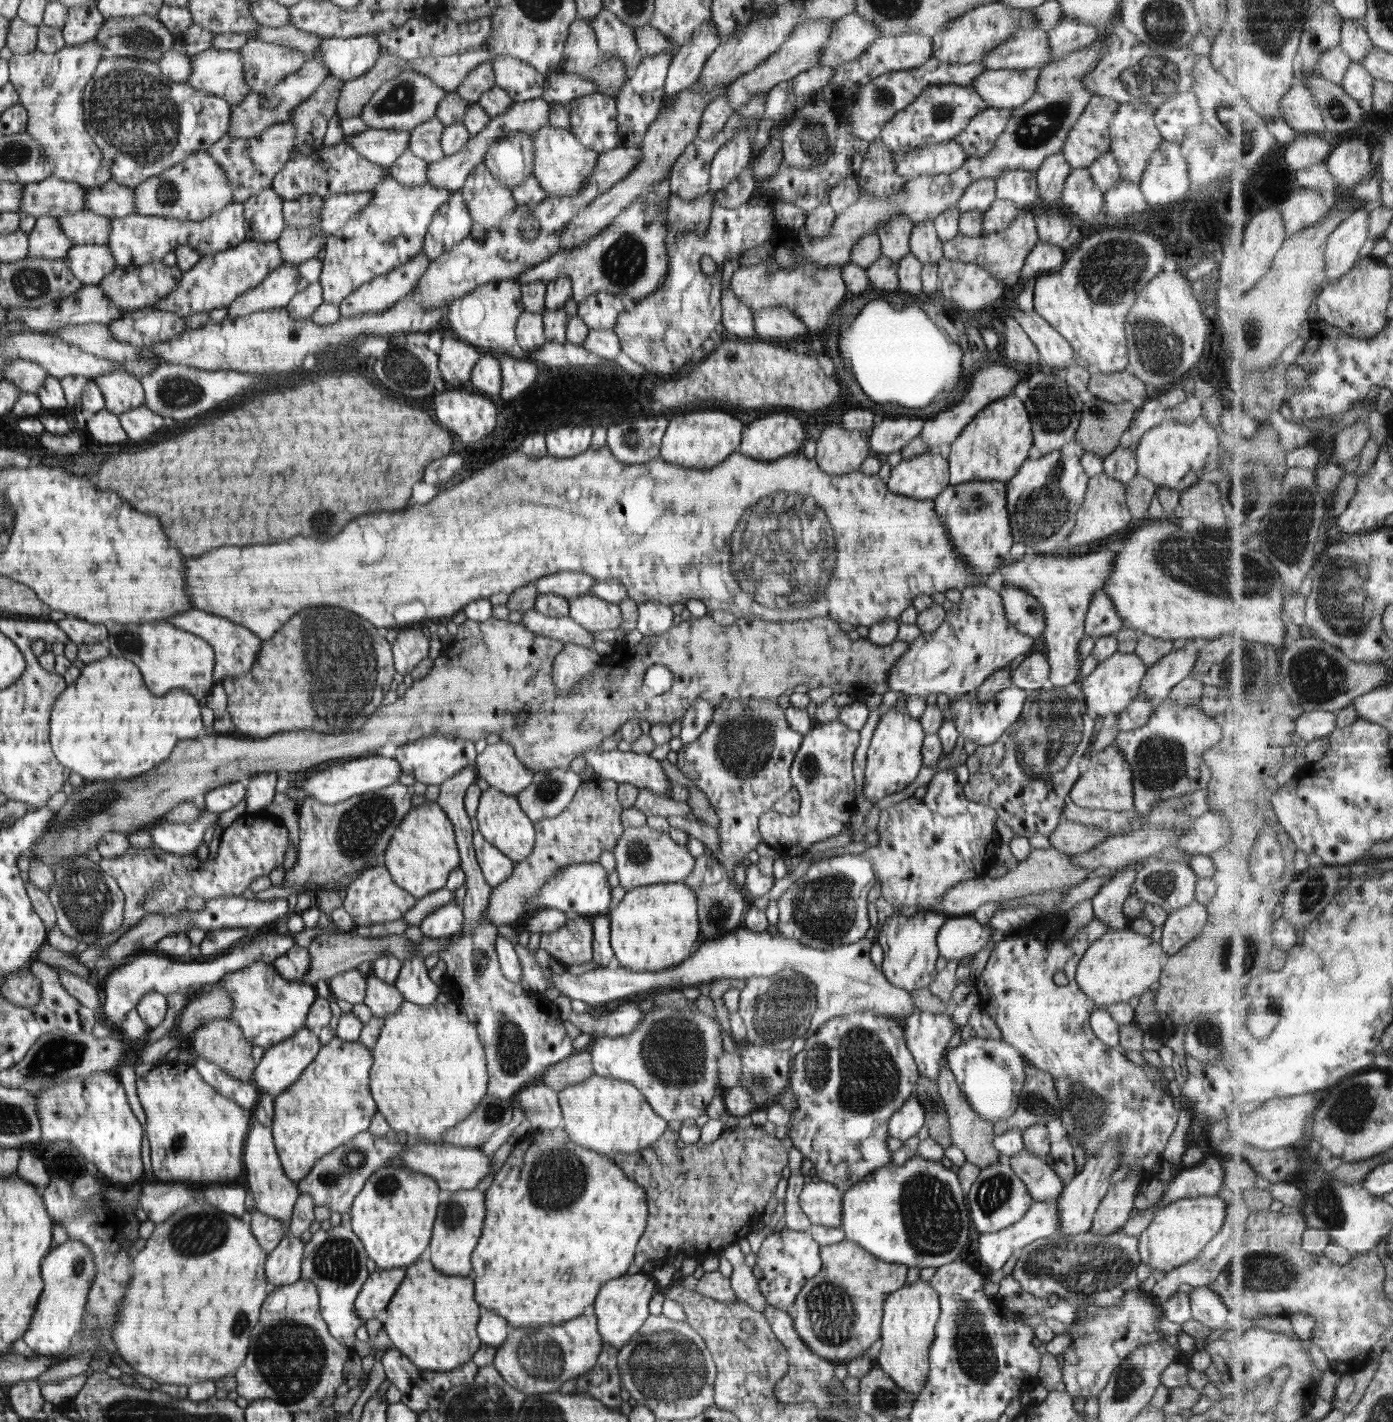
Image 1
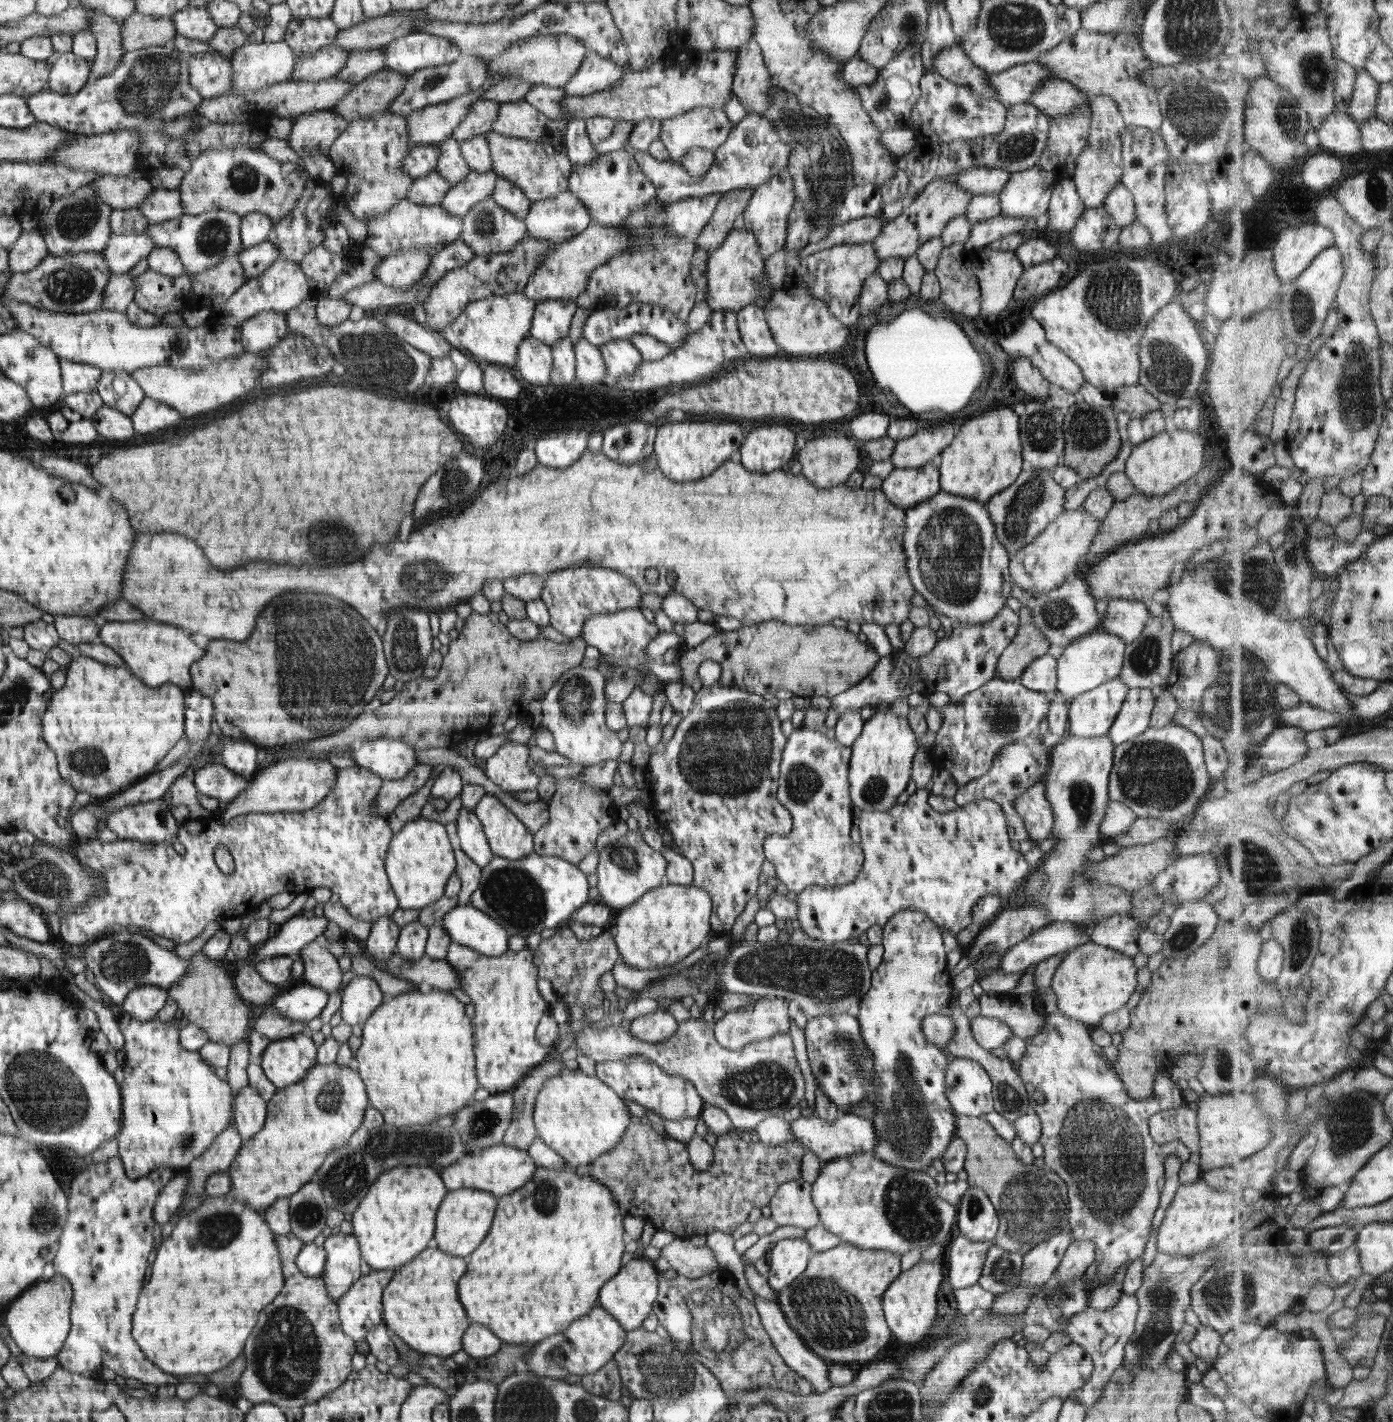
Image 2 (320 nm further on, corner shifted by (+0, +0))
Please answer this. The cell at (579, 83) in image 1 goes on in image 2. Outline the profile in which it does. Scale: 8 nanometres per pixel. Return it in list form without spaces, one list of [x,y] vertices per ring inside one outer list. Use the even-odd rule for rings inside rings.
[[[572,119],[567,123],[565,139],[567,142],[566,153],[573,166],[590,164],[600,155],[589,139],[583,119]]]

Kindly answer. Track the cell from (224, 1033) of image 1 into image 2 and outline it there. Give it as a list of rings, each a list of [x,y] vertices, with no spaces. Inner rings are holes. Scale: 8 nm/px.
[[[200,950],[189,959],[189,971],[175,985],[169,988],[170,997],[177,1003],[190,1023],[203,1028],[209,1040],[215,1043],[224,1043],[228,1046],[236,1045],[248,1036],[248,1018],[250,1010],[242,1002],[237,988],[234,988],[232,978],[226,970]]]

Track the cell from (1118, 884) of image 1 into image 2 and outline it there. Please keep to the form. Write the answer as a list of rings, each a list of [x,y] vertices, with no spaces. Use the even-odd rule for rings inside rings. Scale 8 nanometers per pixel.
[[[1114,914],[1090,929],[1090,940],[1093,944],[1134,957],[1139,951],[1137,941],[1140,932],[1138,920],[1132,916]]]

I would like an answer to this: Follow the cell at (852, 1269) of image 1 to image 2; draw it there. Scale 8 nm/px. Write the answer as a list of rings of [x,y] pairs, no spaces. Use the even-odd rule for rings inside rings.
[[[843,1242],[838,1246],[813,1253],[806,1270],[786,1288],[776,1292],[777,1302],[790,1326],[800,1335],[805,1346],[829,1363],[872,1362],[893,1338],[883,1311],[882,1295],[890,1283],[902,1272],[901,1256],[886,1249],[861,1249]]]

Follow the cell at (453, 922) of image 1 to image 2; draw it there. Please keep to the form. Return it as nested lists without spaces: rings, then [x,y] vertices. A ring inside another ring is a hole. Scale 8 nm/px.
[[[470,904],[453,908],[441,923],[452,944],[468,946],[486,956],[502,955],[509,949],[506,930]]]

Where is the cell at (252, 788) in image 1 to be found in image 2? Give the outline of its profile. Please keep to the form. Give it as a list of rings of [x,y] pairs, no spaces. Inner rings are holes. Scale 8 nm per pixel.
[[[215,712],[212,714],[212,722],[210,722],[211,732],[218,738],[222,744],[221,755],[222,762],[225,767],[230,770],[244,775],[246,778],[253,778],[258,770],[258,752],[254,743],[232,742],[231,737],[226,737],[220,732],[220,724],[215,719]]]

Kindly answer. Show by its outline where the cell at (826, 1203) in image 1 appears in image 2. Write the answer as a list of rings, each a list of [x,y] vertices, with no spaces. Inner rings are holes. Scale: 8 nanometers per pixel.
[[[804,1179],[786,1181],[769,1202],[771,1217],[779,1227],[796,1226],[807,1231],[820,1224],[819,1212],[811,1197],[811,1183]]]

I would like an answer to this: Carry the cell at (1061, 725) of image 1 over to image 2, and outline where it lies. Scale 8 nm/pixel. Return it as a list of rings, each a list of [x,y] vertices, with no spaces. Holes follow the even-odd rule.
[[[1034,732],[1028,738],[1007,744],[994,757],[992,768],[980,778],[959,787],[955,794],[955,801],[958,807],[979,801],[981,798],[987,798],[997,802],[1006,817],[1007,833],[1010,840],[1020,842],[1030,839],[1029,832],[1023,825],[1022,817],[1016,812],[1015,800],[1024,794],[1036,781],[1042,781],[1049,765],[1049,754],[1052,746],[1047,742],[1038,739],[1038,732]]]

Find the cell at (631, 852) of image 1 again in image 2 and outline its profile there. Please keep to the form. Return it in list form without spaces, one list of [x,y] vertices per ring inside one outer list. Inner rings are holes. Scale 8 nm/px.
[[[628,831],[614,843],[604,847],[599,853],[598,892],[599,902],[614,909],[626,909],[637,902],[650,890],[668,884],[666,879],[666,859],[661,851],[654,851],[642,838],[639,831]]]

